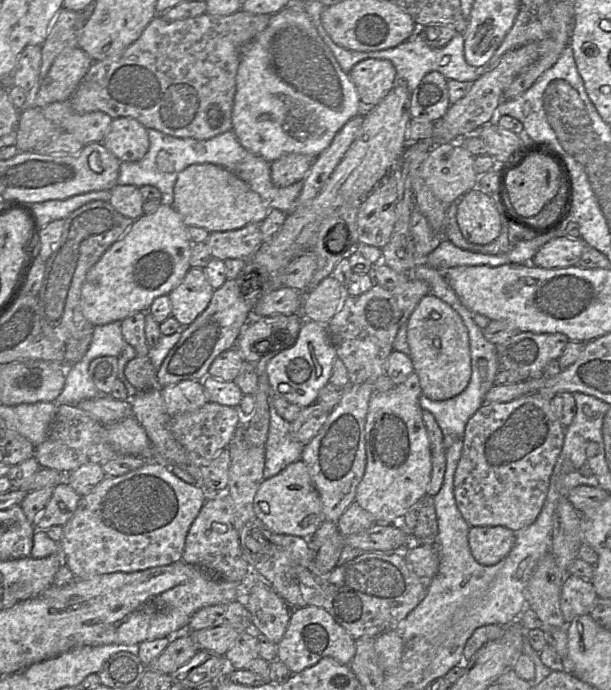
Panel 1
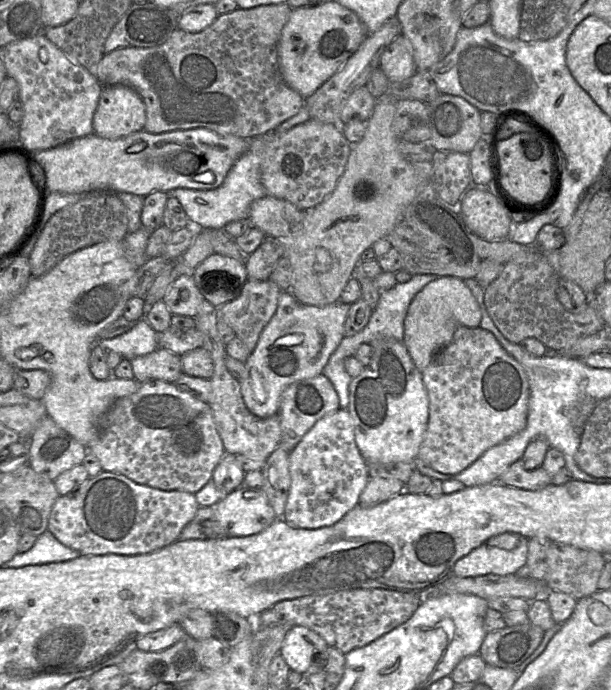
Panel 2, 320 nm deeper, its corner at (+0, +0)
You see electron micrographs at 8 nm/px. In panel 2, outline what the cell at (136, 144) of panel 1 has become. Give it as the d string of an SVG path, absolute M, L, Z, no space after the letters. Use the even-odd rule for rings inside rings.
M127 85L102 86L93 117L94 133L118 139L144 129L146 109L140 95Z

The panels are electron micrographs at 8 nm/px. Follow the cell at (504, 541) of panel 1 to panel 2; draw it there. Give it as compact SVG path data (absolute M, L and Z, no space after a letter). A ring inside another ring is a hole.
M502 533L491 537L459 559L454 565L453 575L458 577L514 575L526 568L527 555L526 537L517 533Z

